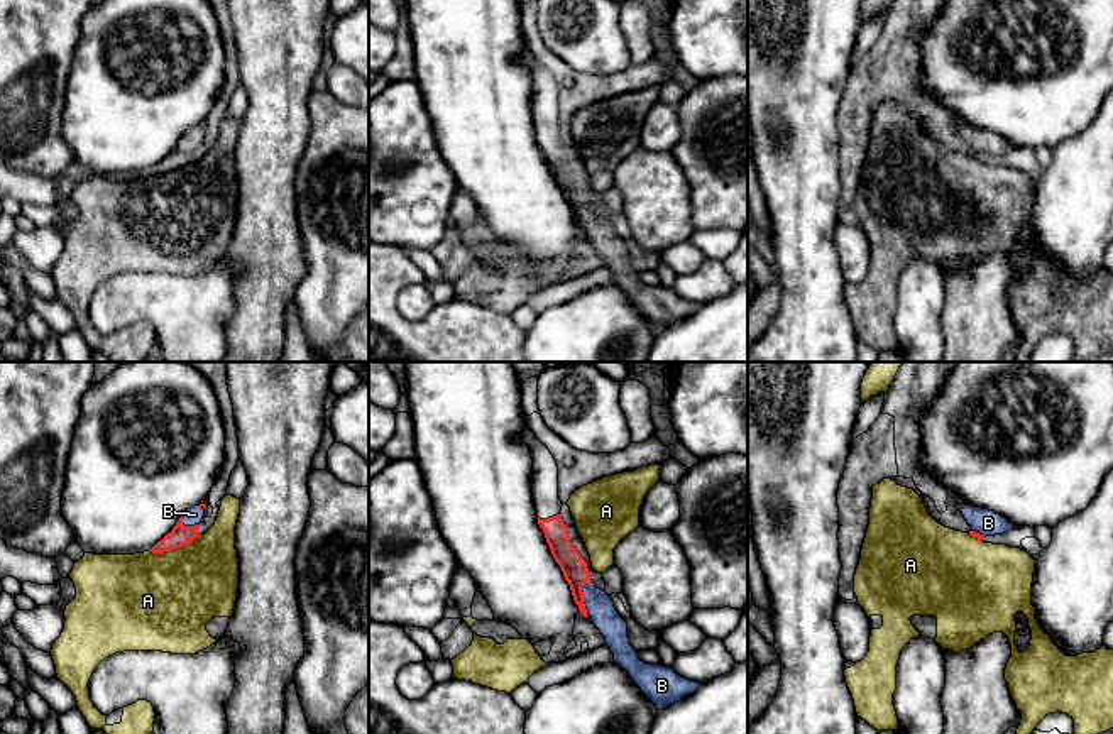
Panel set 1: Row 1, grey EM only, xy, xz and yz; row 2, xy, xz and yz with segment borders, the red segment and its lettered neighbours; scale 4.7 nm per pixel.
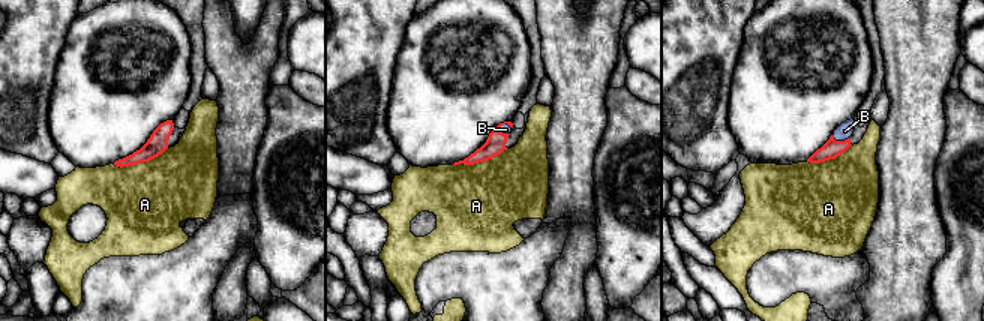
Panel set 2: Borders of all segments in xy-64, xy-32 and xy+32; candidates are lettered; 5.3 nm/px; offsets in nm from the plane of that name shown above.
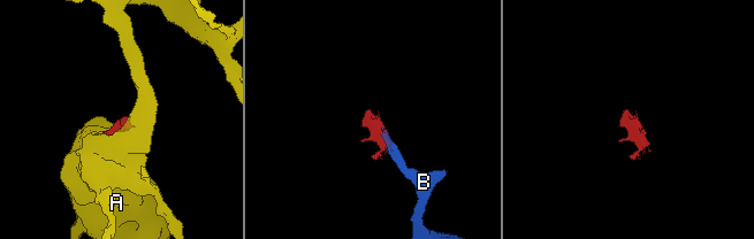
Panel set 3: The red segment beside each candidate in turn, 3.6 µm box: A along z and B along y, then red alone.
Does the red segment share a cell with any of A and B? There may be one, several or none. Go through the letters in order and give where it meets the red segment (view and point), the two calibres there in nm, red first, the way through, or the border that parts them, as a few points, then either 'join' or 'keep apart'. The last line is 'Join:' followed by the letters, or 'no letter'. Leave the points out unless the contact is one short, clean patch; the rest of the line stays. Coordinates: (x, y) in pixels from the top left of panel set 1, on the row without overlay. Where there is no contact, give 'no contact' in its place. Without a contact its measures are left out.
A: xy (173, 169) | 100/440 nm | keep apart
B: xz (582, 220) | 120/130 nm | across xz (574, 188), (582, 208), (582, 220), (599, 227) | join
Join: B

